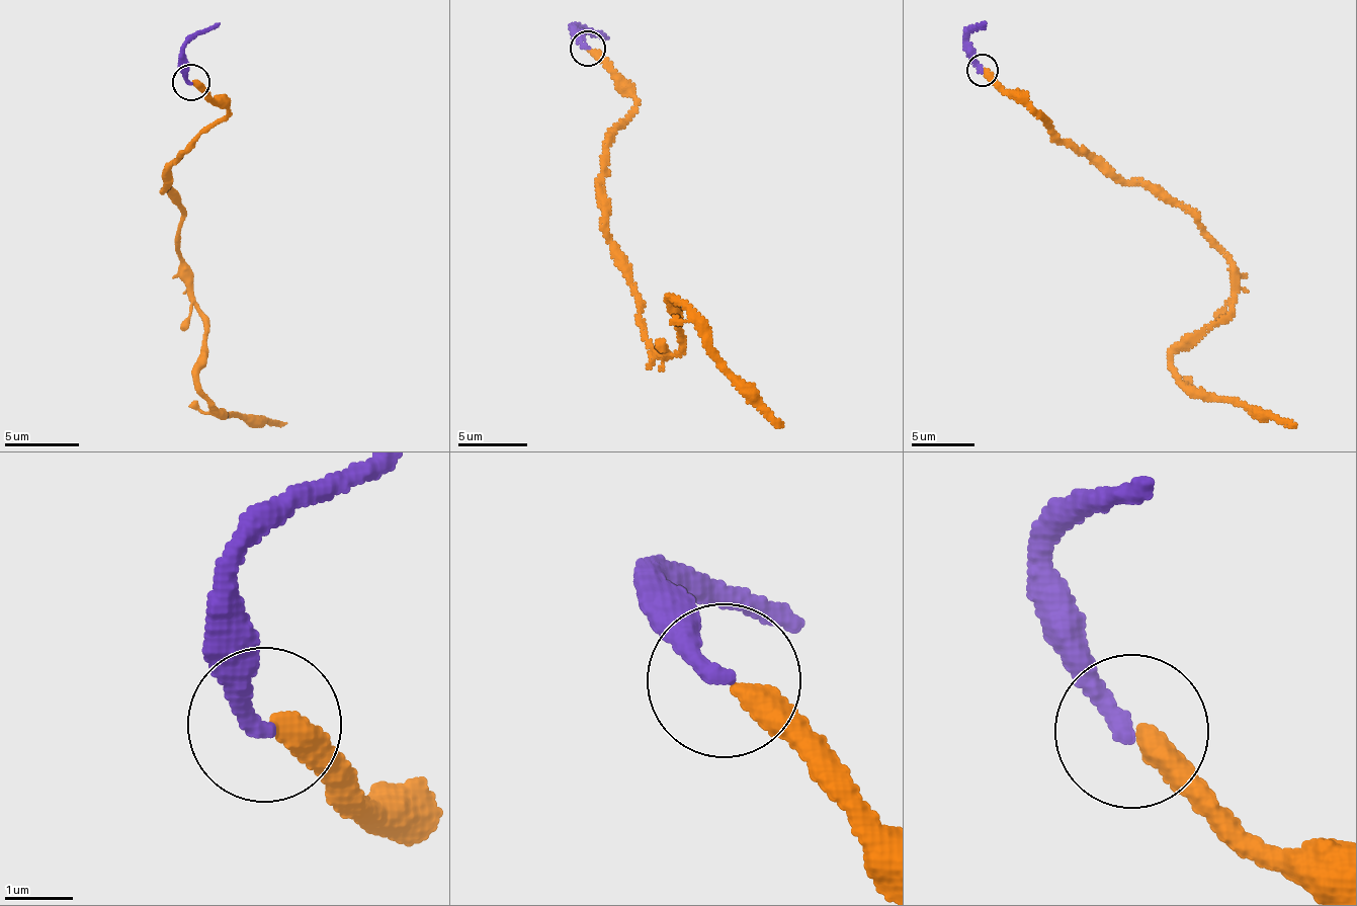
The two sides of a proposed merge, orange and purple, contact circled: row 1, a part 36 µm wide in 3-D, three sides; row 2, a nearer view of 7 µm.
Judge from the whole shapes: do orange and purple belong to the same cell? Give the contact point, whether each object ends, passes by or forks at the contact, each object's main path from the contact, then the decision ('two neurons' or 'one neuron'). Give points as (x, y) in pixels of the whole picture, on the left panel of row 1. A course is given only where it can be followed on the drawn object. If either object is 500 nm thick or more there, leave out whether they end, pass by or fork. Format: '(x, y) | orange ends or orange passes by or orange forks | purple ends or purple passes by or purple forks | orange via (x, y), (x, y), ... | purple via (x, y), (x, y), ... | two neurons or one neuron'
(190, 82) | orange ends | purple ends | orange via (191, 81), (228, 112), (166, 189), (204, 317), (199, 394), (222, 414), (286, 422) | purple via (191, 81), (185, 75), (183, 51), (221, 22) | one neuron

